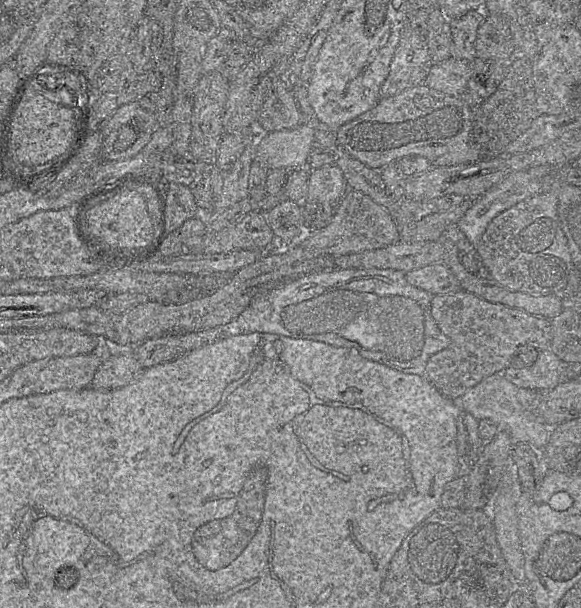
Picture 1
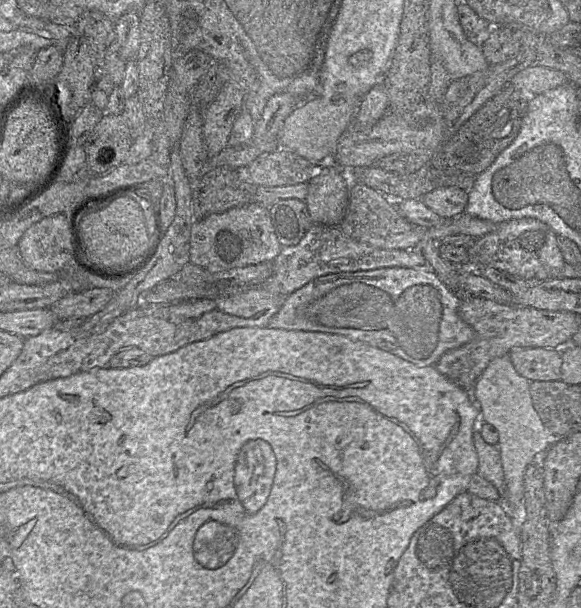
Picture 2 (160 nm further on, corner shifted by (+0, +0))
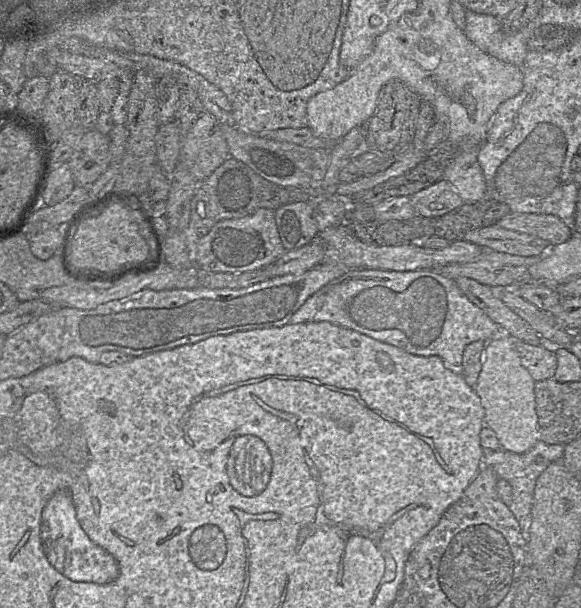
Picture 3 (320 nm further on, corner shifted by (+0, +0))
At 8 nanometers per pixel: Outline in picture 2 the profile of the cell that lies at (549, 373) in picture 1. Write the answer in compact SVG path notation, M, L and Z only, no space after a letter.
M514 347L508 356L519 375L532 381L560 381L562 356L553 348Z

